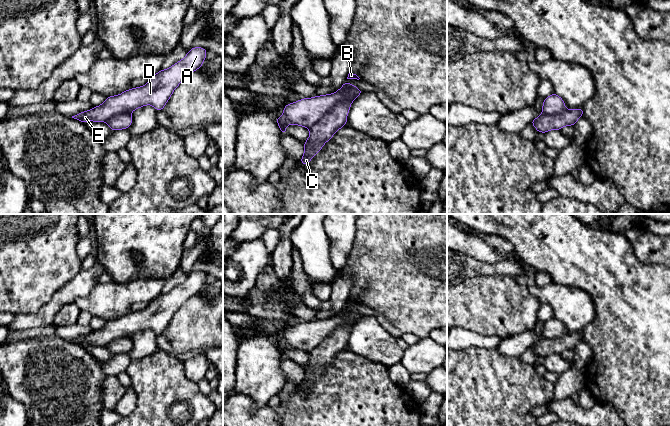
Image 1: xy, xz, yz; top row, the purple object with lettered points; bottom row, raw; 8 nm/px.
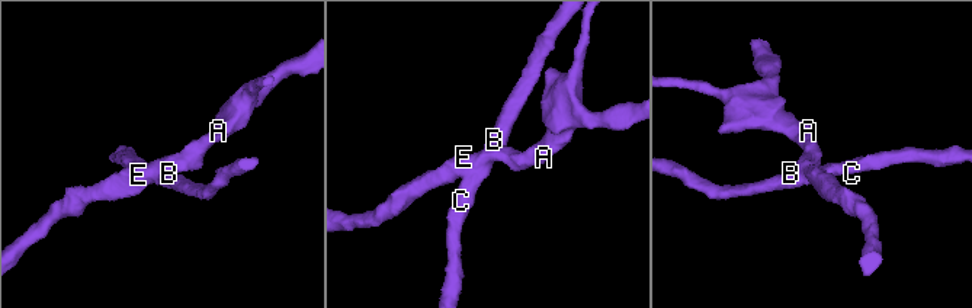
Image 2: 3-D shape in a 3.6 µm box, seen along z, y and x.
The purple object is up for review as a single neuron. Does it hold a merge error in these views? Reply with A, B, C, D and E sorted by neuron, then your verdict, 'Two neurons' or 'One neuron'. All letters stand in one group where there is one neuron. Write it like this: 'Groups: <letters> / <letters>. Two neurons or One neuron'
Groups: A D E / B C. Two neurons

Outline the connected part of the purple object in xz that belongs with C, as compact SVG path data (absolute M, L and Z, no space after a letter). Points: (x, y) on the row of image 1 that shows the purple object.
M347 94L337 106L309 128L310 135L304 142L304 154L299 160L304 166L310 163L339 129L347 125L347 116L354 100L353 94Z

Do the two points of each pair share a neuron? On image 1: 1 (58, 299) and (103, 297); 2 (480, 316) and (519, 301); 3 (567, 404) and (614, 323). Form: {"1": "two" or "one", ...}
{"1": "two", "2": "one", "3": "two"}

